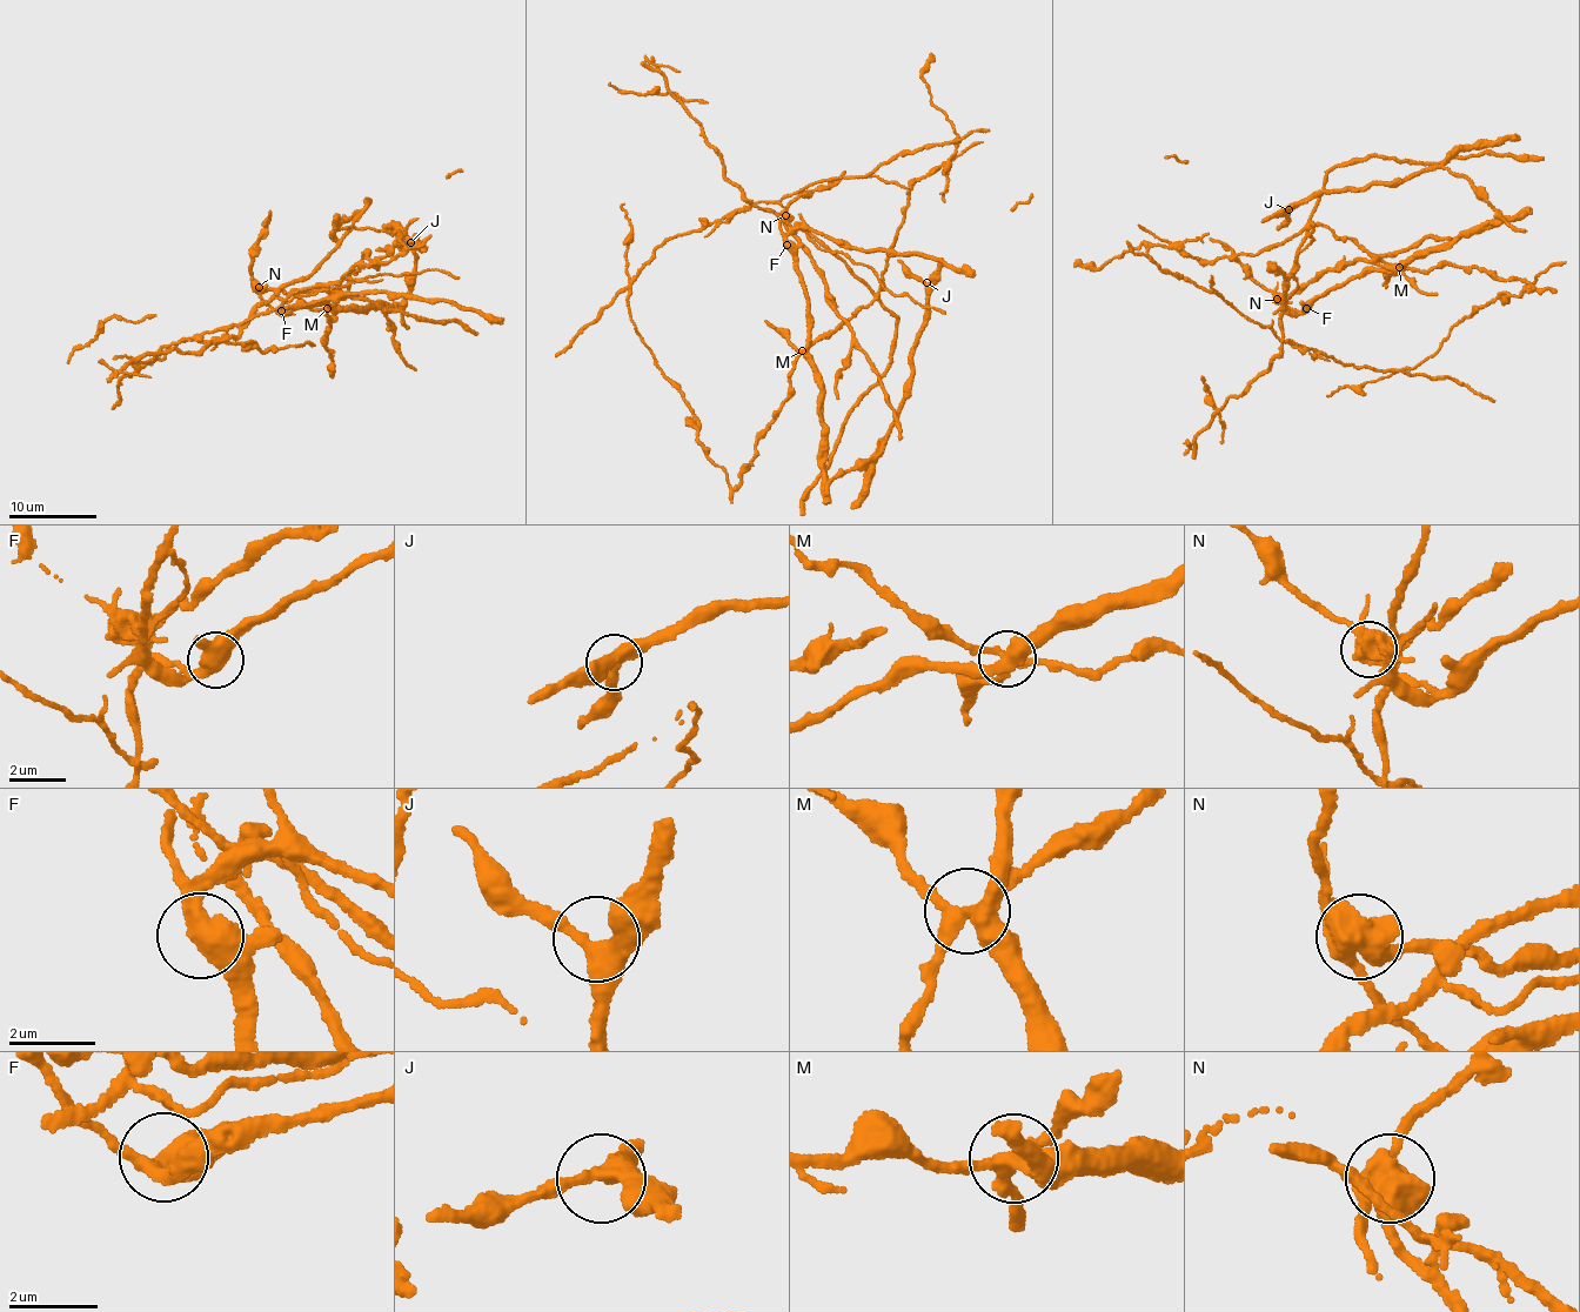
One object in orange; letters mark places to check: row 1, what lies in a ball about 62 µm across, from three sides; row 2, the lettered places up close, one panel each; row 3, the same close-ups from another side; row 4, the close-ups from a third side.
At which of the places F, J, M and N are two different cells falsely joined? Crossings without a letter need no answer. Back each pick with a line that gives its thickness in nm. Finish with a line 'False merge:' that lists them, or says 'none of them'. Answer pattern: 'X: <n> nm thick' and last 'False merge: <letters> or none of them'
M: 380 nm thick
N: 650 nm thick
False merge: M, N

